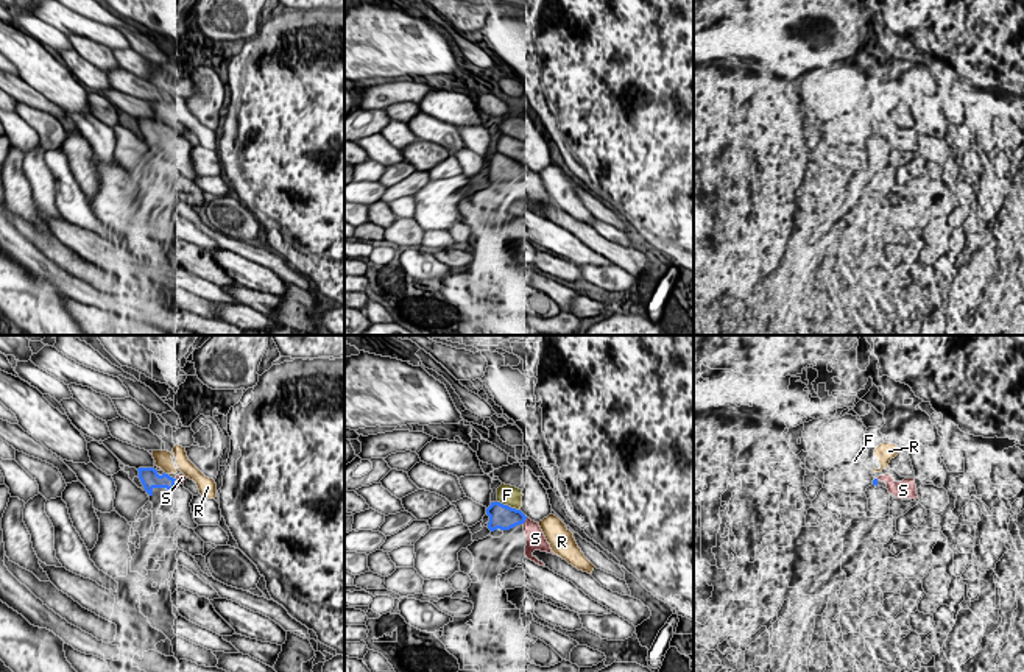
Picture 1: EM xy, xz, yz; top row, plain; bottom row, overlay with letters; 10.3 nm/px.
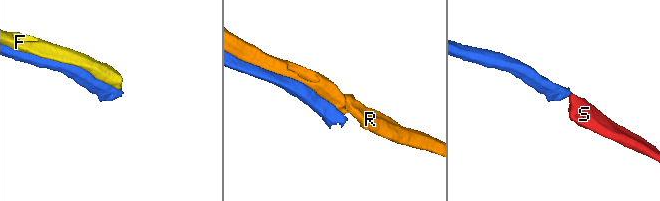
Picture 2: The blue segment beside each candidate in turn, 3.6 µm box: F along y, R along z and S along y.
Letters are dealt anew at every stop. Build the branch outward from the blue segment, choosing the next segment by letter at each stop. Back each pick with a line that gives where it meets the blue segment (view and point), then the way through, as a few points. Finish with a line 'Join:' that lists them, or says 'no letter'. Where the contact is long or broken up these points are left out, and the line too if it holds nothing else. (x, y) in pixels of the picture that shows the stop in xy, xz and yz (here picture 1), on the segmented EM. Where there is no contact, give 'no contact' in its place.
S: contact xz (524, 521)
Join: S

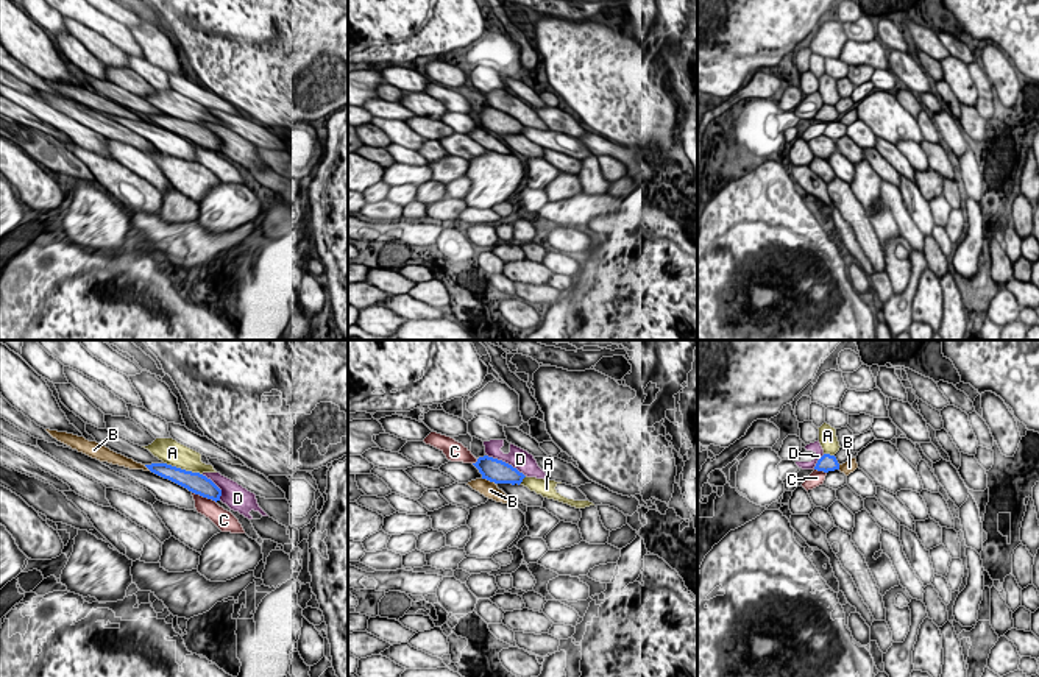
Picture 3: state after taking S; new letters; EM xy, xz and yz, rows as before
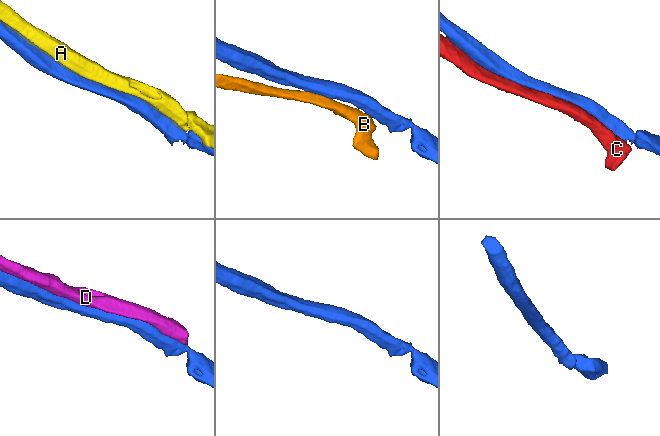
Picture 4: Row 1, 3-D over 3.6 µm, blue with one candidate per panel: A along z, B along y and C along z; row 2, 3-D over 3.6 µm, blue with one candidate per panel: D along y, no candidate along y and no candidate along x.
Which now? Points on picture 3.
Join: no letter

